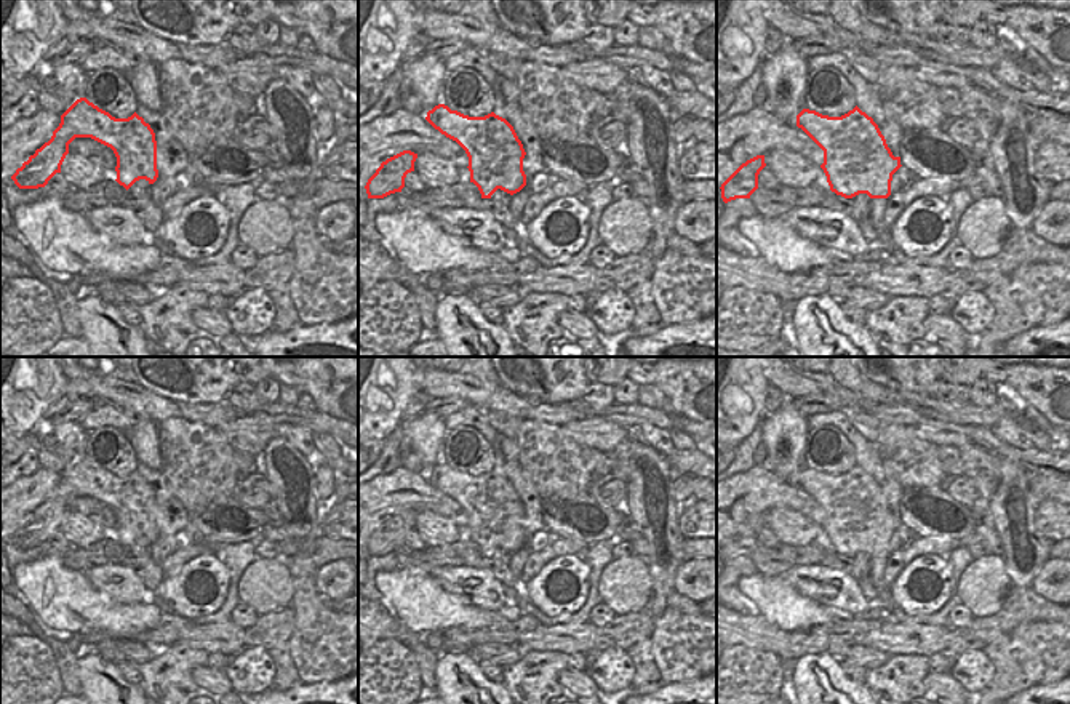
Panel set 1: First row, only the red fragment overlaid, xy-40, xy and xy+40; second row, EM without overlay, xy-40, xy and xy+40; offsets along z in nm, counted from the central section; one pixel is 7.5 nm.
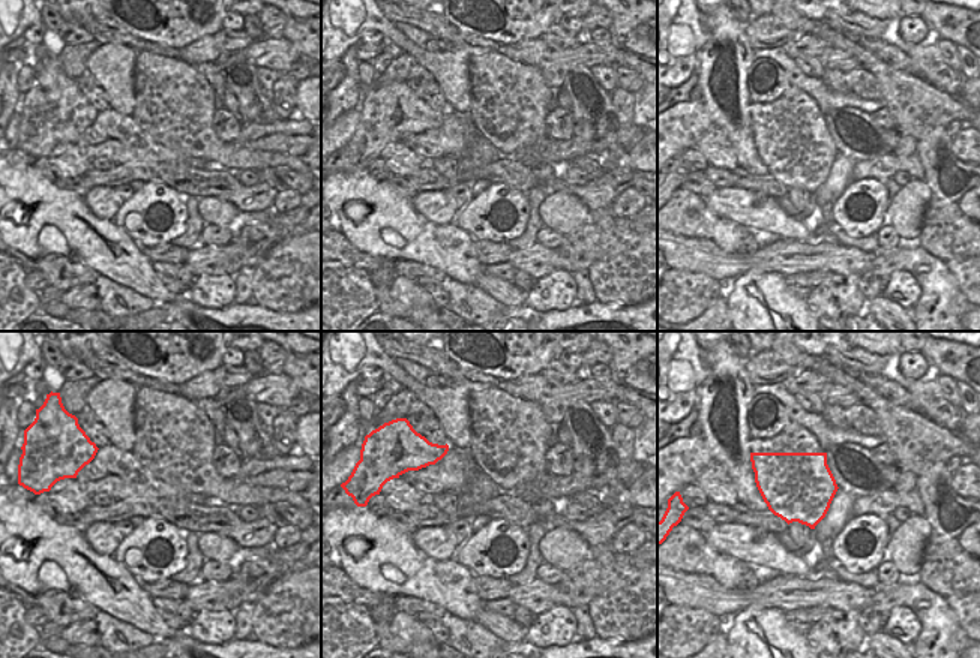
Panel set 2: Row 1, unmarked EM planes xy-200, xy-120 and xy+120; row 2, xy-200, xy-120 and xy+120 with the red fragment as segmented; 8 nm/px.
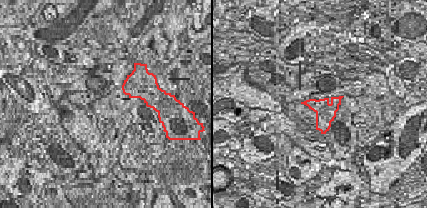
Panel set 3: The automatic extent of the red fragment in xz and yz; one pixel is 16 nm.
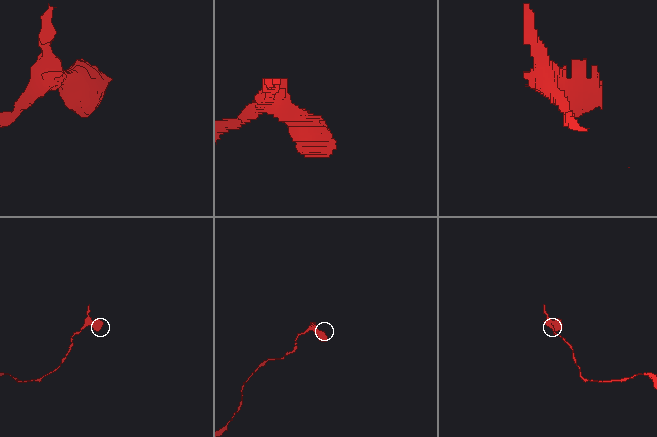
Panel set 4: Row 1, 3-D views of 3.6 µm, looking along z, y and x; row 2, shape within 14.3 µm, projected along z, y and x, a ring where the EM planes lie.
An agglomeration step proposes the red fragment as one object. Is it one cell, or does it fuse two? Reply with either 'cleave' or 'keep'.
keep

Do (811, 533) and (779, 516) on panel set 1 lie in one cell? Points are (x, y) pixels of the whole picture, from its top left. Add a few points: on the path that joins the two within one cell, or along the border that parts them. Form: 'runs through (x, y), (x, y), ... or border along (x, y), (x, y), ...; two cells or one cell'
runs through (803, 532), (787, 524); one cell

